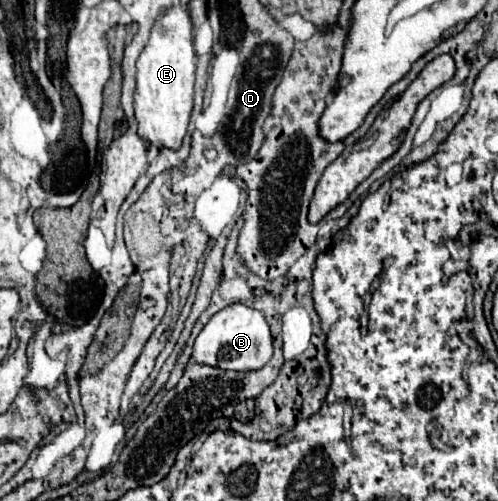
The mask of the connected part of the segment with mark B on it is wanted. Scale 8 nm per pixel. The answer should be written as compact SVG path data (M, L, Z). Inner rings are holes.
M235 302L219 310L201 330L193 346L193 358L199 364L217 366L225 370L239 370L239 372L263 368L271 356L273 356L273 338L265 316L259 310L249 308L241 302Z

